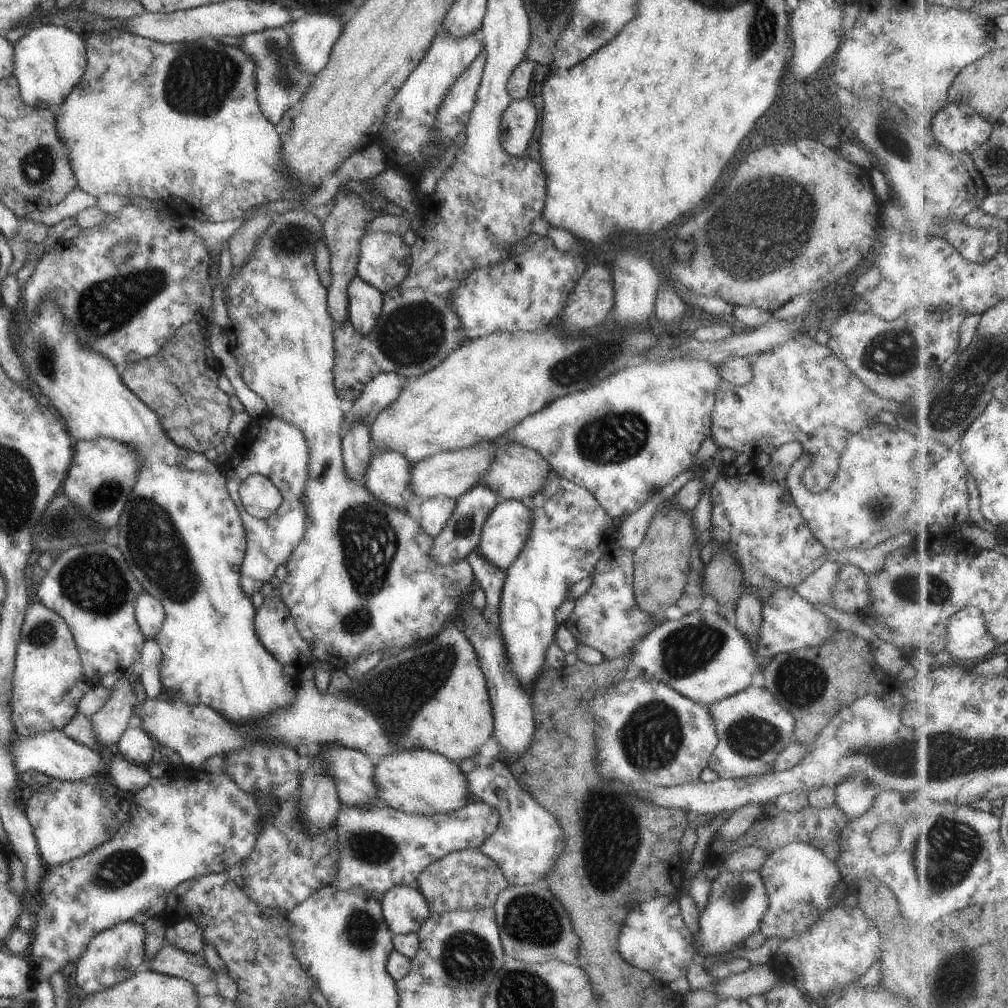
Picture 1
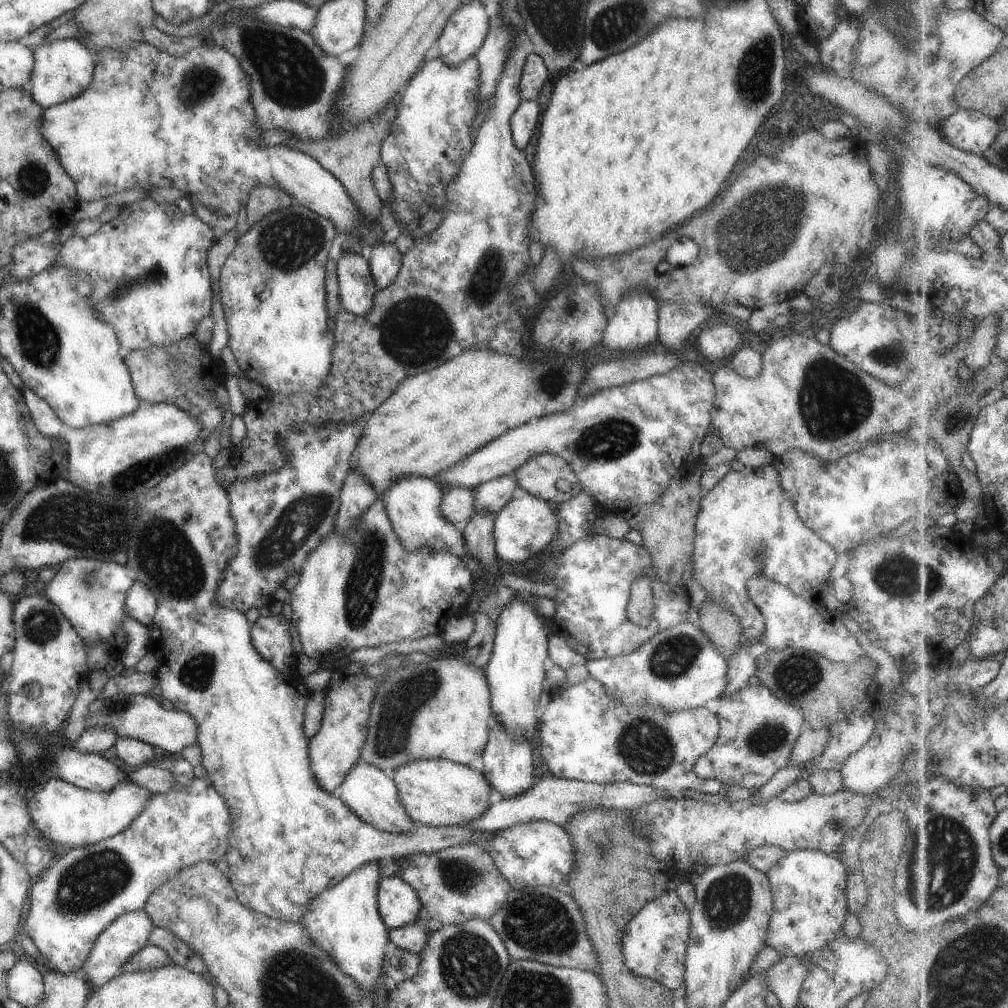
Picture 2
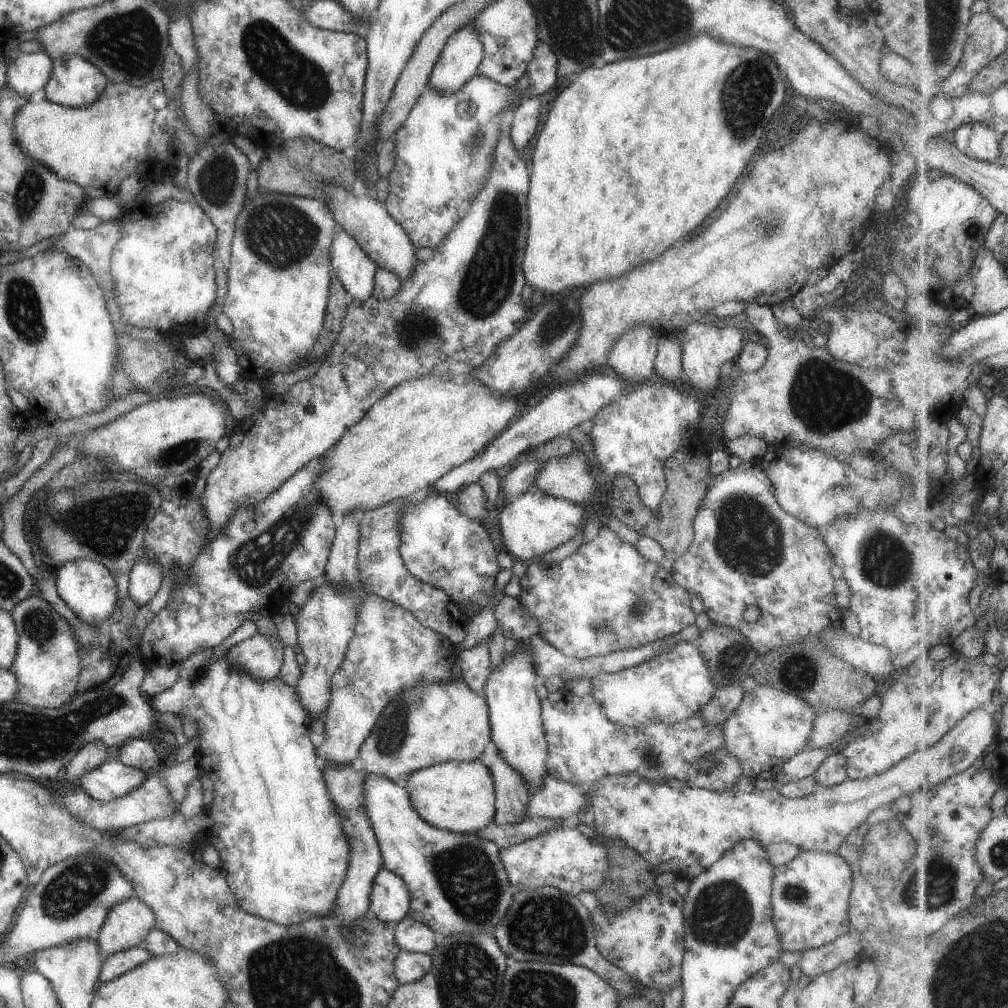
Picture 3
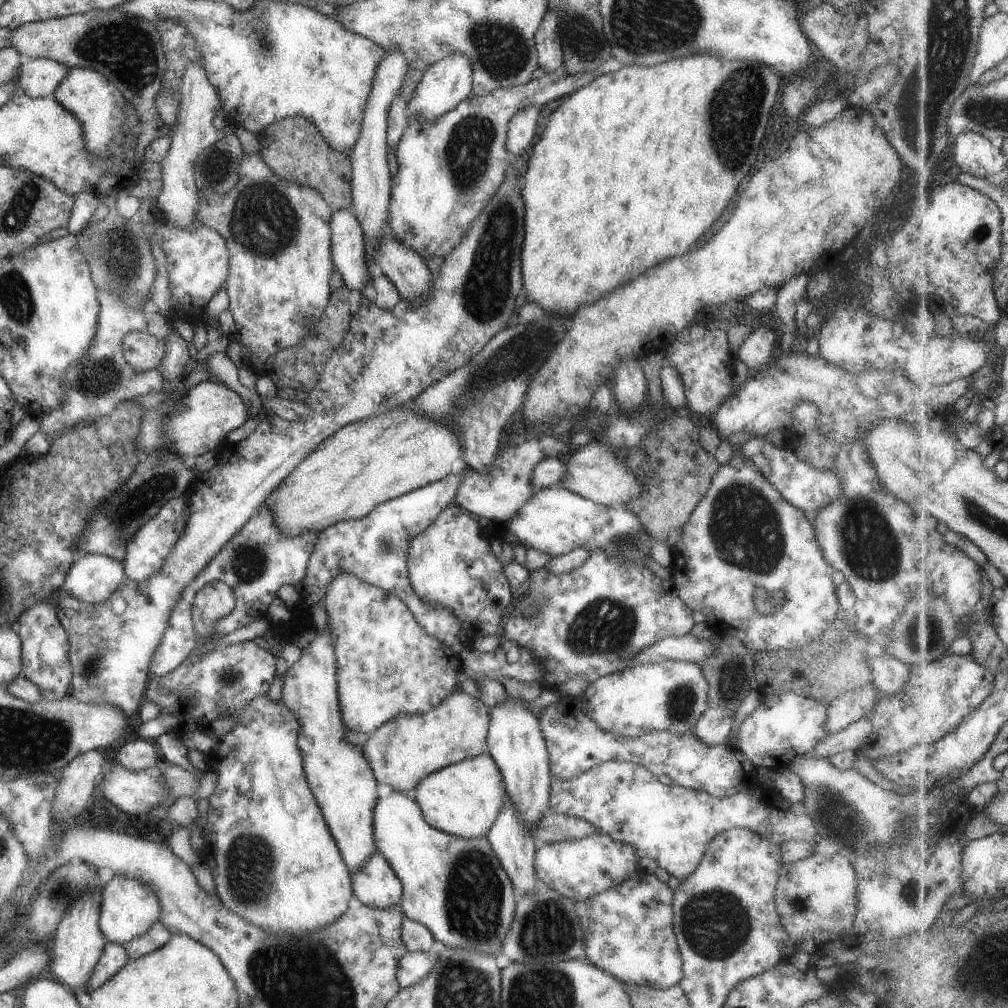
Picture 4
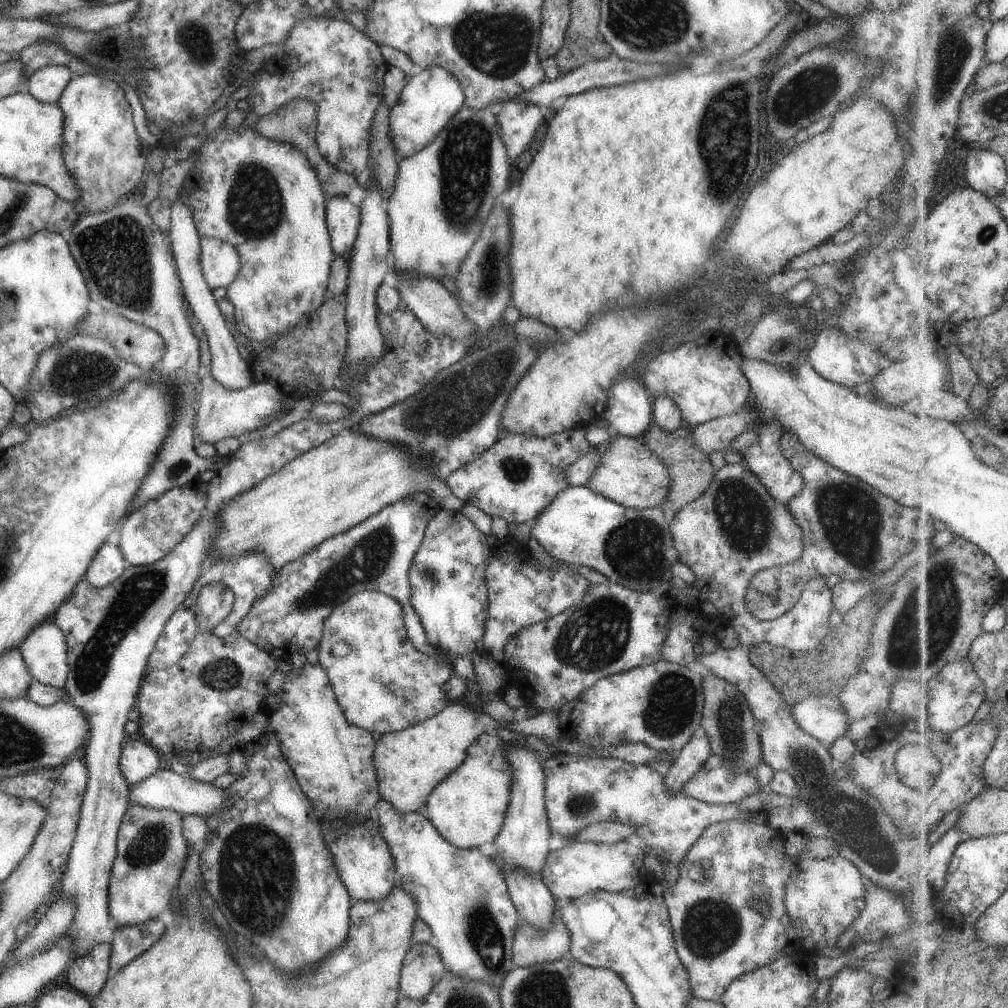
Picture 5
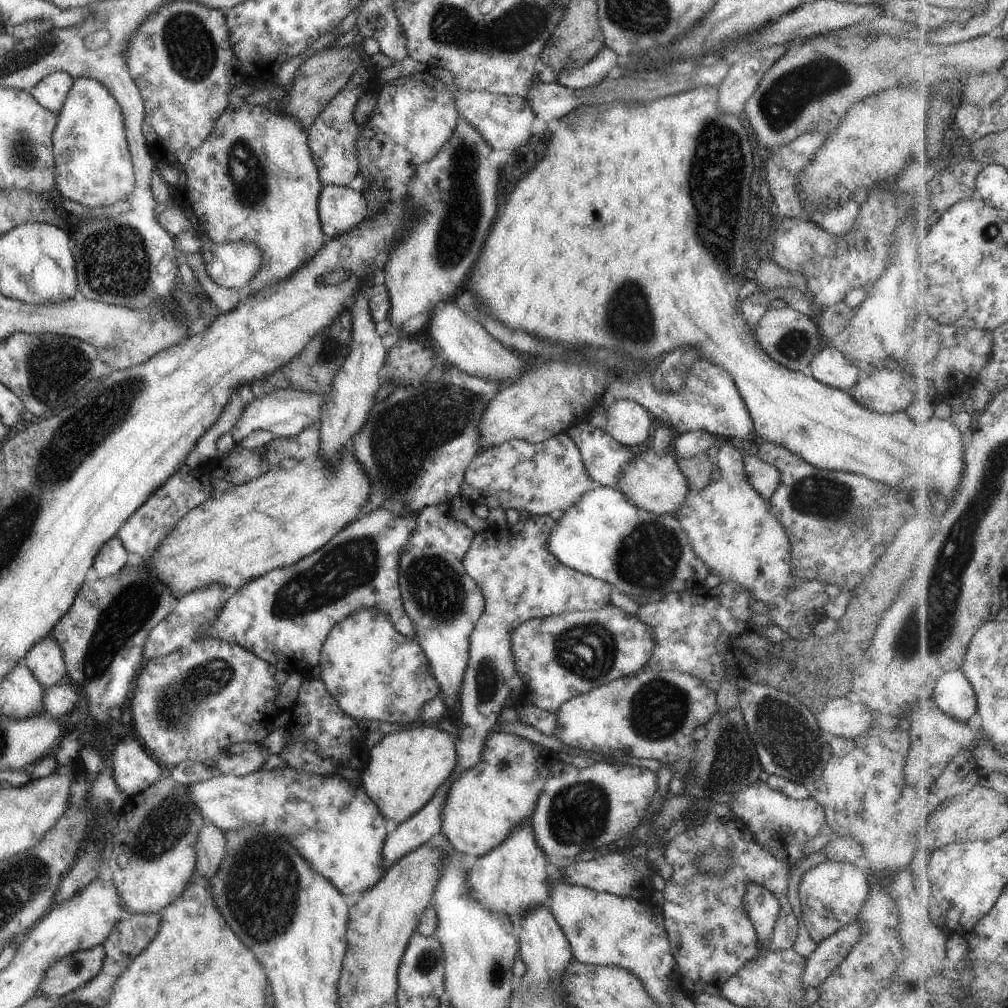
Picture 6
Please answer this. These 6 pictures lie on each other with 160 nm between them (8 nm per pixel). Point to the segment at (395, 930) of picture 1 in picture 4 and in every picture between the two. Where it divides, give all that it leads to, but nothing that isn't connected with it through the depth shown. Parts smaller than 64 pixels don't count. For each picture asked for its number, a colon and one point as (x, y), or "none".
2: (397, 904)
3: (389, 899)
4: (374, 884)

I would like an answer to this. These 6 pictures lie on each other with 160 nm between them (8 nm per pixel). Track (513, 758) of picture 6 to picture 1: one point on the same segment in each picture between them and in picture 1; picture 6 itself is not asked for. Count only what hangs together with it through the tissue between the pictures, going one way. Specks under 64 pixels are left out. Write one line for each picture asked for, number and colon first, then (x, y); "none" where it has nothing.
1: (415, 781)
2: (435, 792)
3: (458, 796)
4: (463, 799)
5: (466, 808)

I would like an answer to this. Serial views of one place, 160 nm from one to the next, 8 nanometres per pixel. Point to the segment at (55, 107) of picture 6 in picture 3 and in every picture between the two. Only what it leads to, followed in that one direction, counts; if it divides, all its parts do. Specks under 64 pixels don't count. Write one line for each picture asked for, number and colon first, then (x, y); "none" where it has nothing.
3: (28, 72)
4: (37, 78)
5: (45, 84)

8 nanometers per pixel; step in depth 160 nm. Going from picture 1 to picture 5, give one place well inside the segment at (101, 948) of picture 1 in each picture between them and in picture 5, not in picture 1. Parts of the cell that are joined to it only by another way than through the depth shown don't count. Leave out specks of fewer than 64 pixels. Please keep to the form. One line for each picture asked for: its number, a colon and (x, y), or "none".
2: (122, 937)
3: (126, 923)
4: (127, 908)
5: (150, 849)

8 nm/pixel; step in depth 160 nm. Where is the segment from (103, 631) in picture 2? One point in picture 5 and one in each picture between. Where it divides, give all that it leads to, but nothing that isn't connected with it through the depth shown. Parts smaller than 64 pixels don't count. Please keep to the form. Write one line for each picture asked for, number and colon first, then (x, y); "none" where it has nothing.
3: (89, 590)
4: (91, 579)
5: (107, 563)

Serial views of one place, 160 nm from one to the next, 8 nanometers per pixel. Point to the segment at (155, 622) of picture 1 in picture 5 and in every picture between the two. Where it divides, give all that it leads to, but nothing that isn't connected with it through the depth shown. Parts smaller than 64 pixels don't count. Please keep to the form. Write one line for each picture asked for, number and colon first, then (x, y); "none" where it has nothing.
2: (140, 603)
3: (144, 576)
4: (149, 545)
5: (149, 532)

